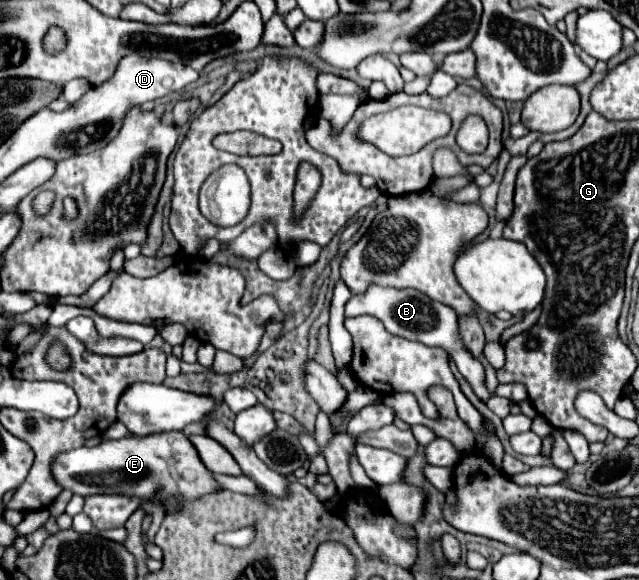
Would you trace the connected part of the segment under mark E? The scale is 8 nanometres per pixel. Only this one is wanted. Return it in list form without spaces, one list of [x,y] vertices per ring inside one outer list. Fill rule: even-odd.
[[[162,432],[154,436],[132,436],[122,440],[106,440],[94,448],[78,448],[62,452],[52,466],[52,476],[56,484],[72,494],[128,494],[140,496],[144,500],[164,500],[172,494],[182,494],[182,498],[192,500],[196,496],[222,490],[212,474],[206,470],[198,458],[196,448],[182,432]]]

